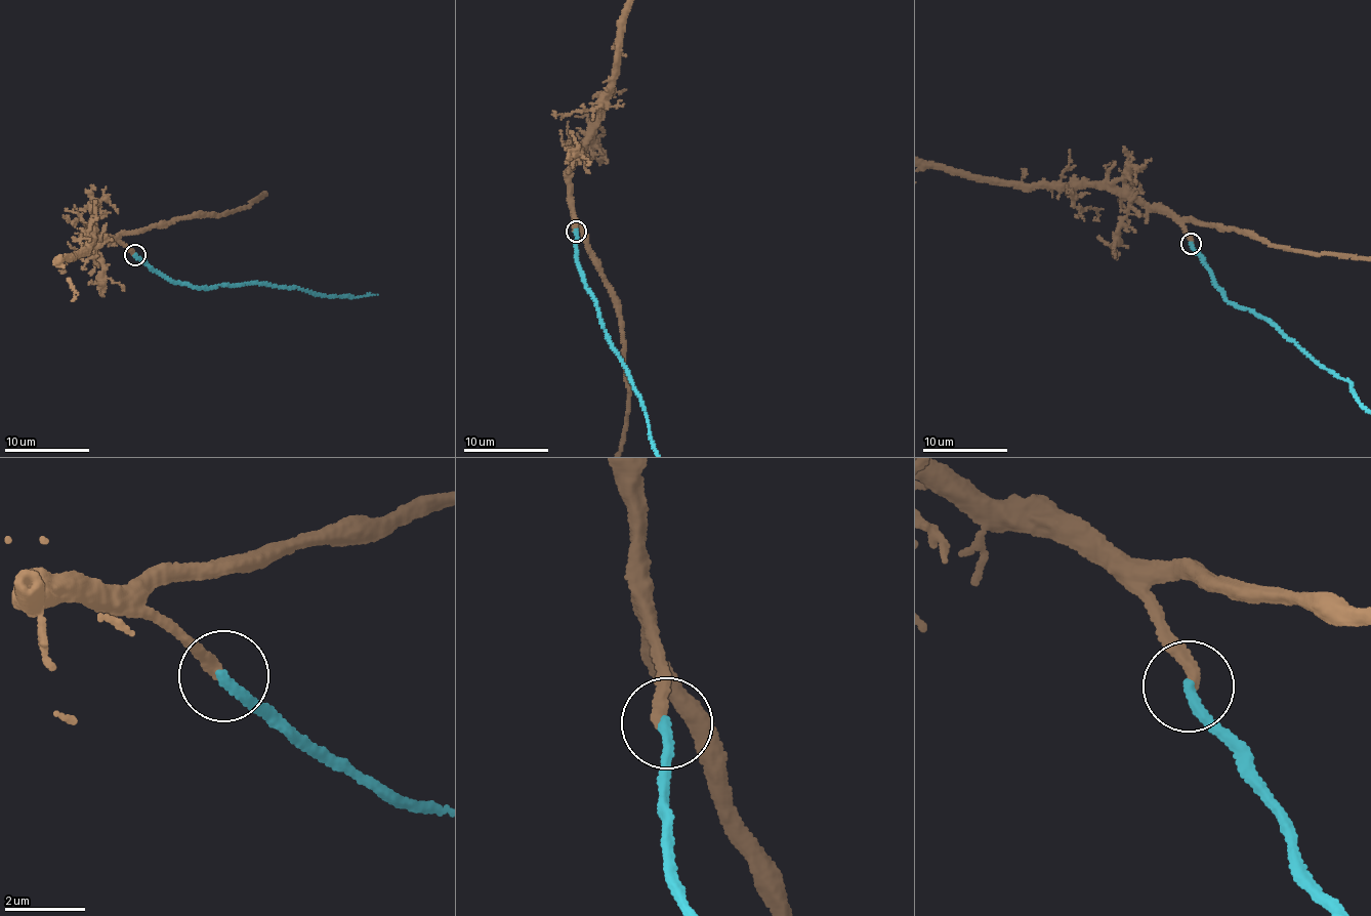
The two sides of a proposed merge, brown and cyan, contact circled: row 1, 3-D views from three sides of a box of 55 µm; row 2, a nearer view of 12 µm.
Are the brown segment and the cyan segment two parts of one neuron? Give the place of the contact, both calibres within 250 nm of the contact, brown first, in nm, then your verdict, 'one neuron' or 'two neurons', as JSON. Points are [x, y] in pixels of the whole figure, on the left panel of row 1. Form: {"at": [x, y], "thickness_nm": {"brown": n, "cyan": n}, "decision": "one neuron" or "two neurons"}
{"at": [135, 255], "thickness_nm": {"brown": 320, "cyan": 280}, "decision": "one neuron"}

